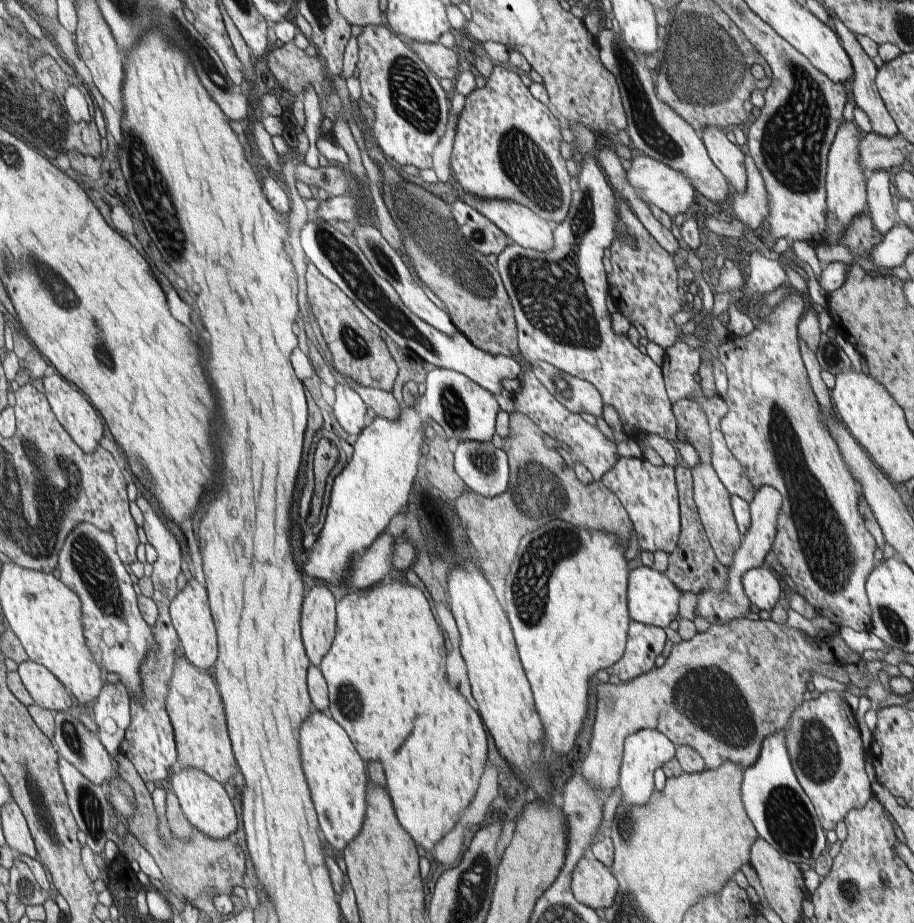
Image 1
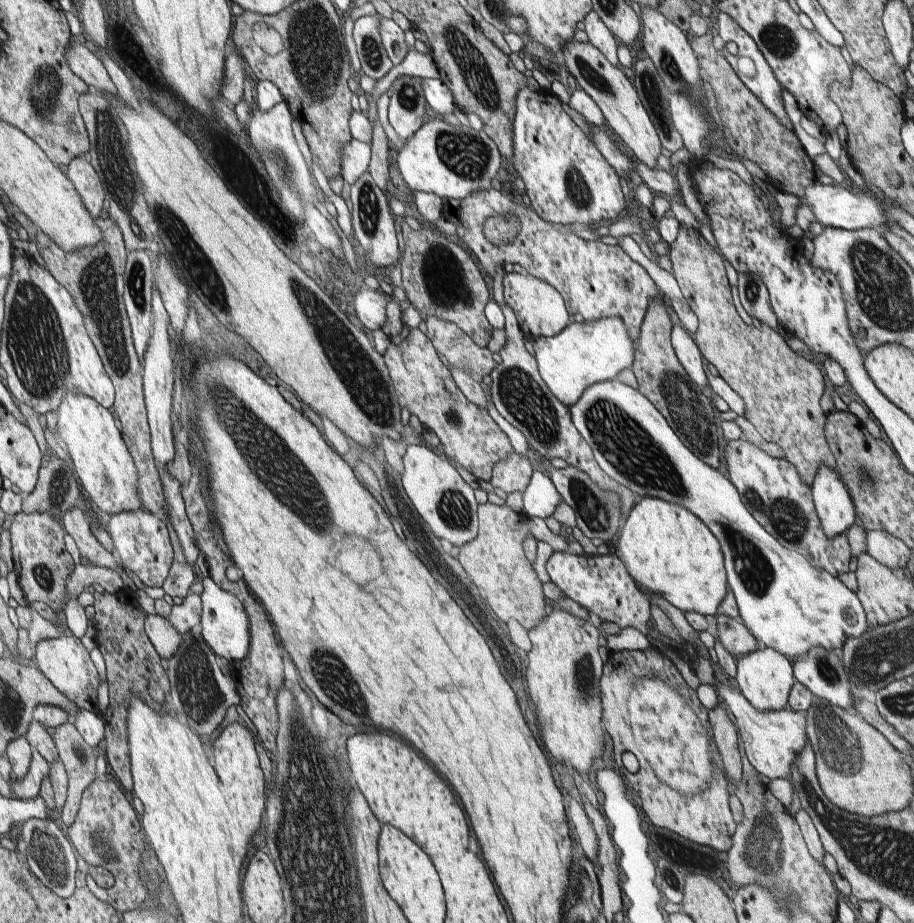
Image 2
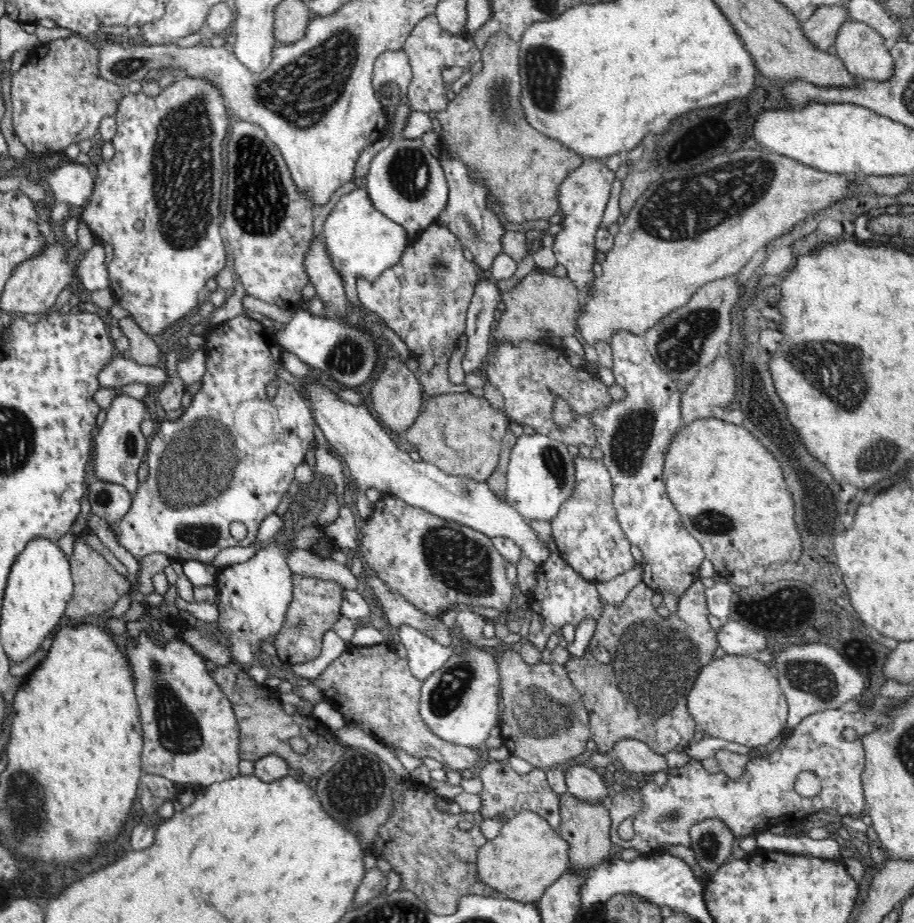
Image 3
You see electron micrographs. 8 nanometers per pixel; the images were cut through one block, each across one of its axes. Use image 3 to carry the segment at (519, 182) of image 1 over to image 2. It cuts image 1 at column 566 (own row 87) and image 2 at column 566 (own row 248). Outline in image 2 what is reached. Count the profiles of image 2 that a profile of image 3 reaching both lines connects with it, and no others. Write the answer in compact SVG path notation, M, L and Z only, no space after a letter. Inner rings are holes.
M519 90L513 118L515 176L521 176L531 210L549 224L587 228L601 220L613 220L625 212L627 198L619 186L619 174L589 138L563 112L561 100L549 90Z

